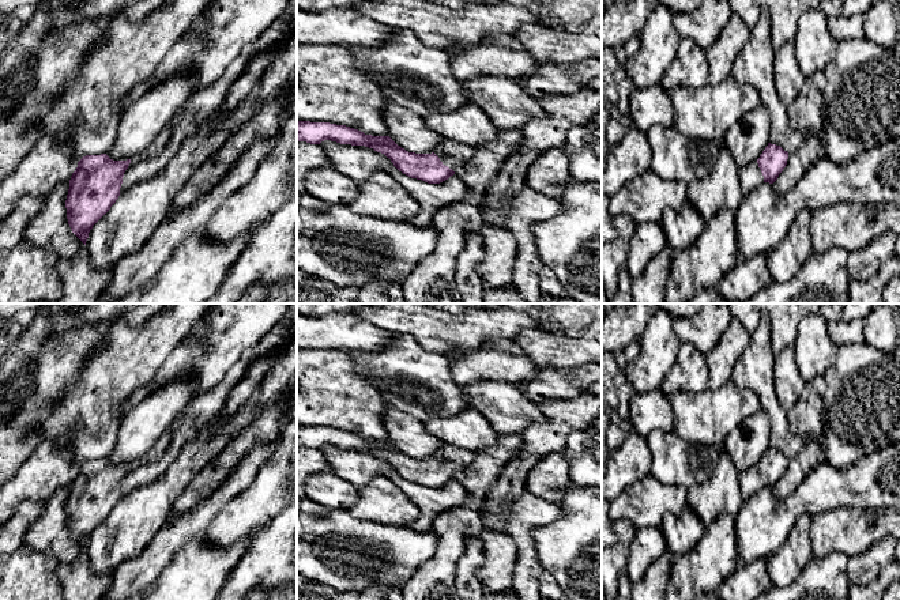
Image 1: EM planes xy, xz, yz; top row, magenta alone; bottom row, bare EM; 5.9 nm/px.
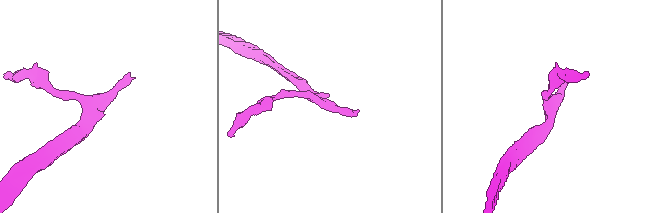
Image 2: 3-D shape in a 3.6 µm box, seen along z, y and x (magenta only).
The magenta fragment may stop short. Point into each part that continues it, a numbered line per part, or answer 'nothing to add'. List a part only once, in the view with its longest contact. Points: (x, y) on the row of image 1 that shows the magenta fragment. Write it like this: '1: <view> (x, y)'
1: xy (204, 102)

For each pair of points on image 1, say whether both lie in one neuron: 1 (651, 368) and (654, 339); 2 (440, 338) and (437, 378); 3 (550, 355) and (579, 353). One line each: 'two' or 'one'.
1: one
2: two
3: one

